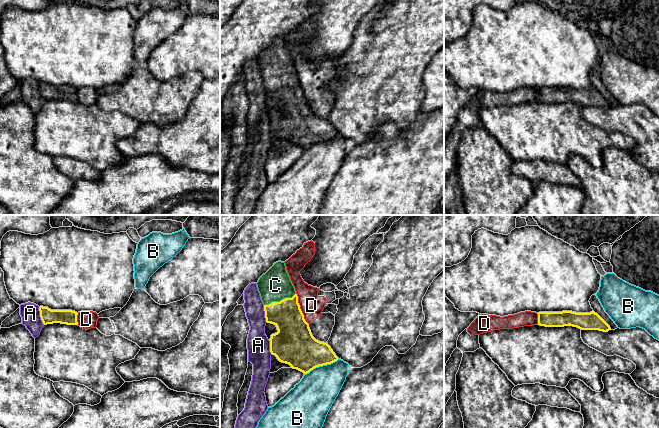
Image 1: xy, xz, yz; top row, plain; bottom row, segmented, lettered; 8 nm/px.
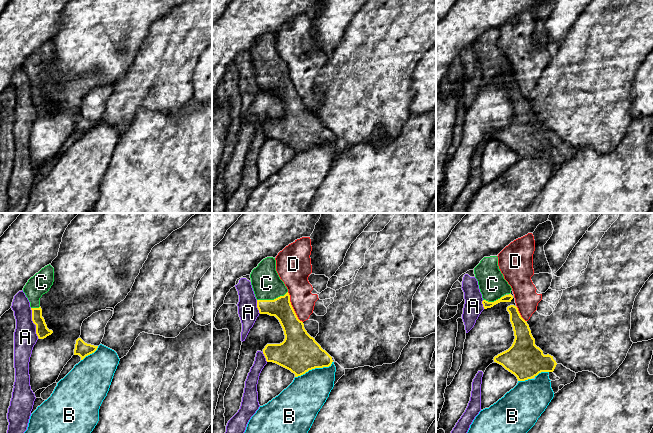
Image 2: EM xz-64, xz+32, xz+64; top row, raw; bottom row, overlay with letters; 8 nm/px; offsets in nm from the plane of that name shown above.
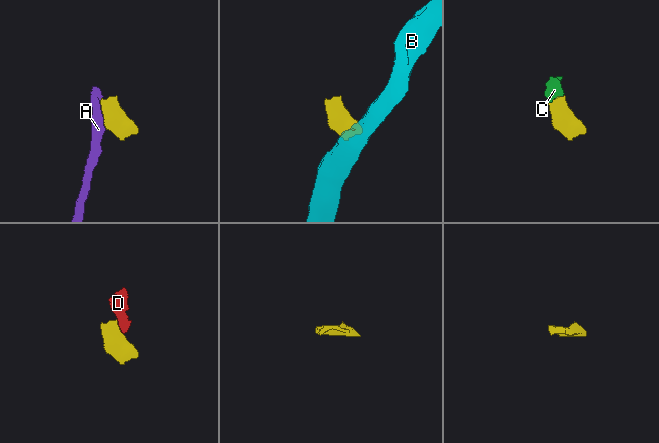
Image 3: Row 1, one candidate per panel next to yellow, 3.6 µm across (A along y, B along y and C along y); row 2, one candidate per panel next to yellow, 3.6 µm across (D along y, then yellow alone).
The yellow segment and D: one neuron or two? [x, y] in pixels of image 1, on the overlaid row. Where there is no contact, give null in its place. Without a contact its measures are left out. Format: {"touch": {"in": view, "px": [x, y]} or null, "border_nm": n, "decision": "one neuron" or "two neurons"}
{"touch": {"in": "xz", "px": [300, 309]}, "border_nm": 280, "decision": "two neurons"}

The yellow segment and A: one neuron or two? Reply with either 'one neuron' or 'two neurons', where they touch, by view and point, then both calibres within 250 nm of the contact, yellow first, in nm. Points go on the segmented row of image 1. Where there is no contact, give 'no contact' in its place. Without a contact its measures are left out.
two neurons | xy (40, 316) | 120/150 nm

